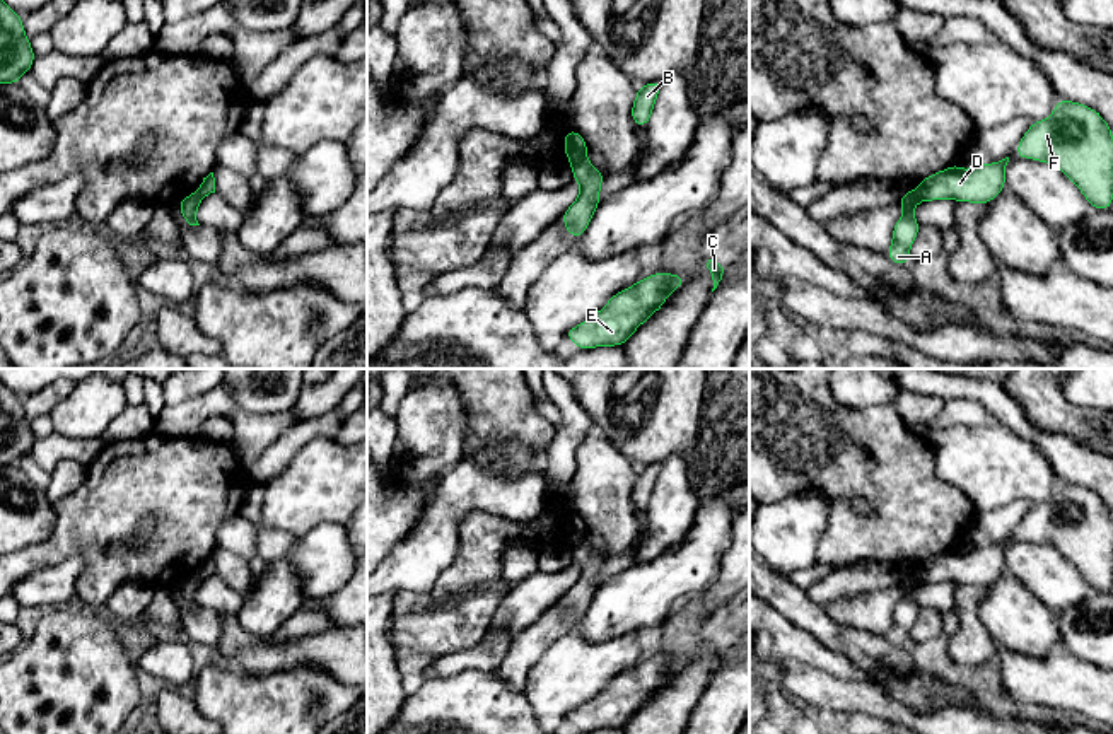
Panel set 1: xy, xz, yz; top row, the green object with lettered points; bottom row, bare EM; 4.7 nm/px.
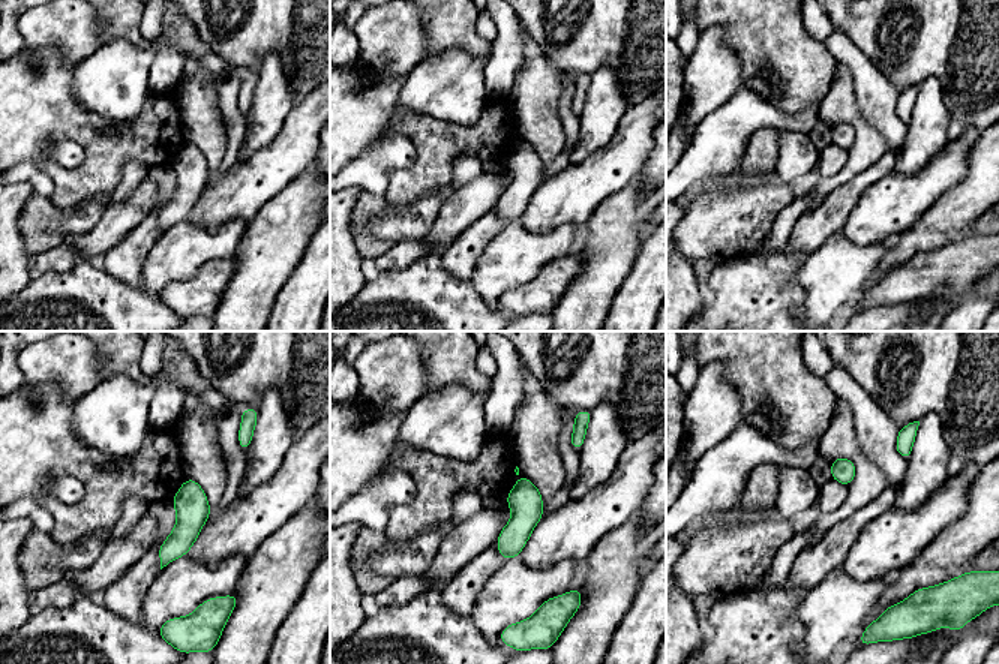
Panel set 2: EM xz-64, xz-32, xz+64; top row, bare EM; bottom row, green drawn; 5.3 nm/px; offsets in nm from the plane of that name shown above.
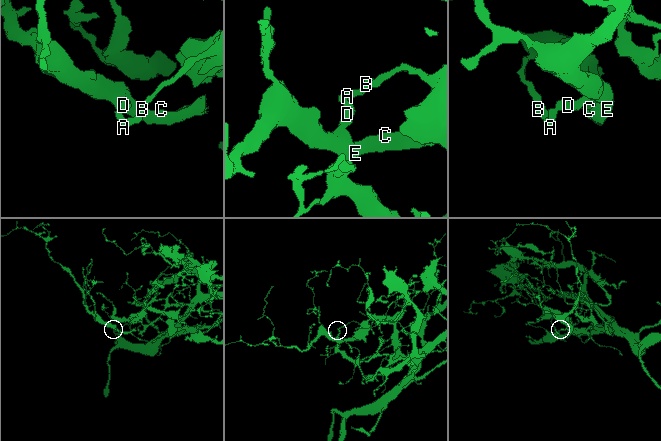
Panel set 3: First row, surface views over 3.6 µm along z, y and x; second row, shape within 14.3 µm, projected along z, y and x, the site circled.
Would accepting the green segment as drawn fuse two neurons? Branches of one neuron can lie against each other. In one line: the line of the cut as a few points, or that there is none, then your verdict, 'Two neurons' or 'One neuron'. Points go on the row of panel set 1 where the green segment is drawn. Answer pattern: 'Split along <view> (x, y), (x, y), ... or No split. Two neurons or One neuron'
Split along xz (584, 154), (572, 164). Two neurons

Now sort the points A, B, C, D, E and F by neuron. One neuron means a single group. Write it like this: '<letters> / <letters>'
A B / C D E F

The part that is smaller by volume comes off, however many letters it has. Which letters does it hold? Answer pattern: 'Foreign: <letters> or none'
Foreign: C, D, E, F

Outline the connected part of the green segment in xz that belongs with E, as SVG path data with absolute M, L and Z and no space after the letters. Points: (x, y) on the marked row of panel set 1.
M654 273L635 285L616 292L592 317L570 328L563 338L580 350L625 345L635 329L666 302L667 295L685 283L685 275Z

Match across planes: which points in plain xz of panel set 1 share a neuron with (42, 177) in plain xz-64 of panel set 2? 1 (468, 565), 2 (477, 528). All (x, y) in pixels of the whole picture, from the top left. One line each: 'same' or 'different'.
1: different
2: different

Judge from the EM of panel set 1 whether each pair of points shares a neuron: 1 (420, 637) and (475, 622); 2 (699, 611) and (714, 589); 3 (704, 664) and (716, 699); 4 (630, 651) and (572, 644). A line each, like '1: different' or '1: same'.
1: same
2: different
3: different
4: same

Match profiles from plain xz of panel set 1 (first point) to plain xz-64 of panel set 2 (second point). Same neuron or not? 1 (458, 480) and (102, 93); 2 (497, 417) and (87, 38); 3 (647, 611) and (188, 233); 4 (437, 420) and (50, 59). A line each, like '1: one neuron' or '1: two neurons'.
1: one neuron
2: two neurons
3: two neurons
4: two neurons

